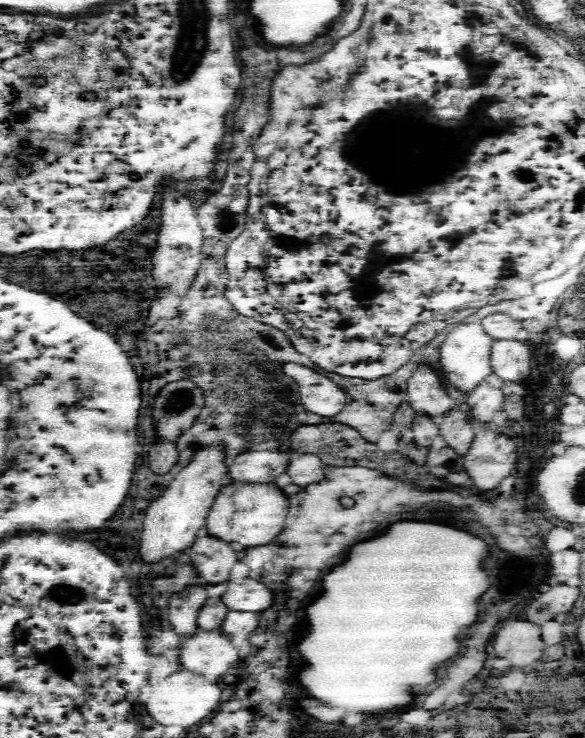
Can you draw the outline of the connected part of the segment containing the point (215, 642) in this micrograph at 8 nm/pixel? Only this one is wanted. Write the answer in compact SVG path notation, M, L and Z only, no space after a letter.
M198 630L182 642L182 670L200 672L204 678L218 678L238 662L238 650L228 632Z

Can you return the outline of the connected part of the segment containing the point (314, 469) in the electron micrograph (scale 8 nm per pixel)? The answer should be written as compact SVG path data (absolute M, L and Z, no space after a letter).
M288 452L288 476L298 486L308 486L310 482L324 480L324 462L316 454L300 454L300 452Z

